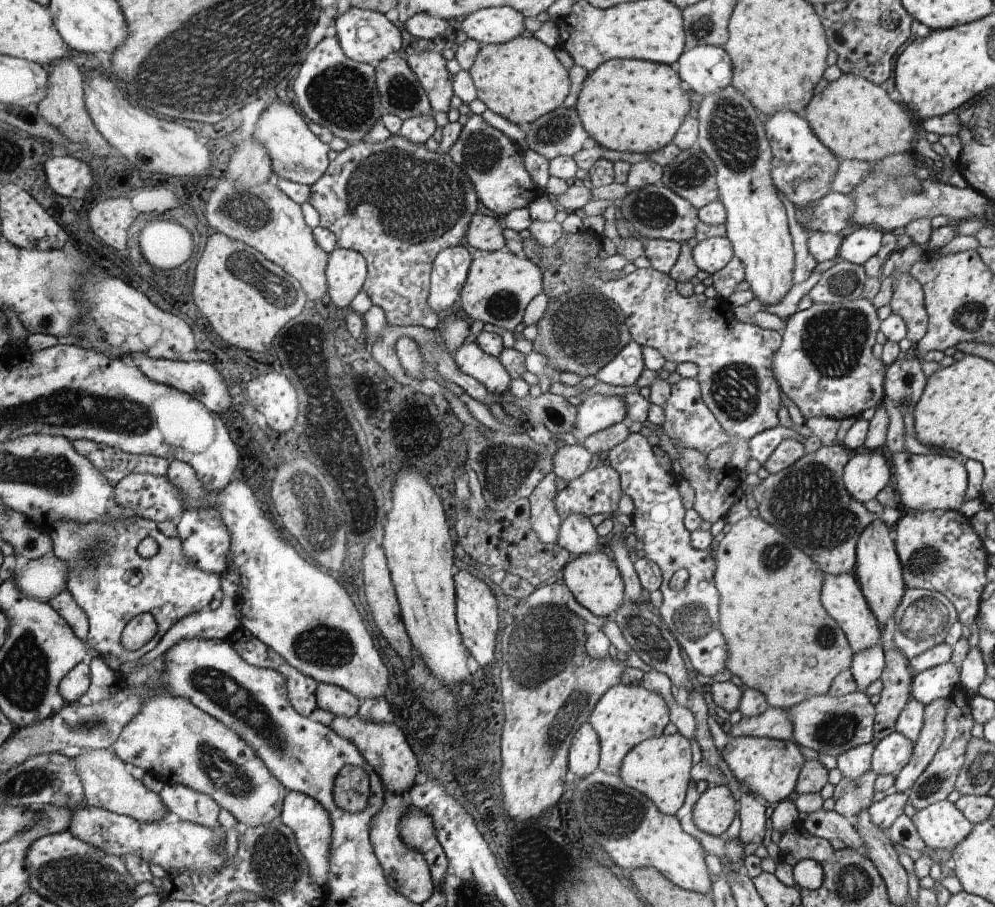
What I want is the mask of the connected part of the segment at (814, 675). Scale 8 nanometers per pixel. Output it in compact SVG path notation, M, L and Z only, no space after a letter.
M748 516L736 524L732 525L730 532L726 532L726 536L720 540L718 548L716 548L716 557L714 558L717 570L715 571L715 586L719 594L719 624L720 631L728 644L728 660L726 660L726 669L728 669L739 684L744 684L749 689L755 689L764 694L769 706L786 709L789 706L795 706L813 698L814 696L826 695L832 687L832 682L836 676L844 670L851 669L852 660L854 658L852 648L842 632L842 628L838 626L838 622L824 610L820 594L822 594L822 584L826 580L826 574L820 570L820 566L805 554L804 551L798 550L788 536L785 536L773 524L769 524L762 518L754 518Z

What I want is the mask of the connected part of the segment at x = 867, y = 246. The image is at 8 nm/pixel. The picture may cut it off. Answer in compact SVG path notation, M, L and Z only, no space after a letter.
M872 226L856 228L850 236L843 238L838 259L863 266L880 250L883 234Z

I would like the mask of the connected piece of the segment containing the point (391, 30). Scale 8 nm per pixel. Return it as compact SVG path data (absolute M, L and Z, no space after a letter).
M351 7L348 12L336 18L336 38L340 40L341 47L349 58L357 62L378 64L390 56L399 53L402 46L400 30L380 12L371 9L358 9Z

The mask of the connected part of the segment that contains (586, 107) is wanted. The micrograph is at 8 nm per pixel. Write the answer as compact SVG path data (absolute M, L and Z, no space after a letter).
M628 58L610 60L588 74L575 109L584 130L600 147L654 153L673 142L690 110L688 92L680 84L670 65Z

